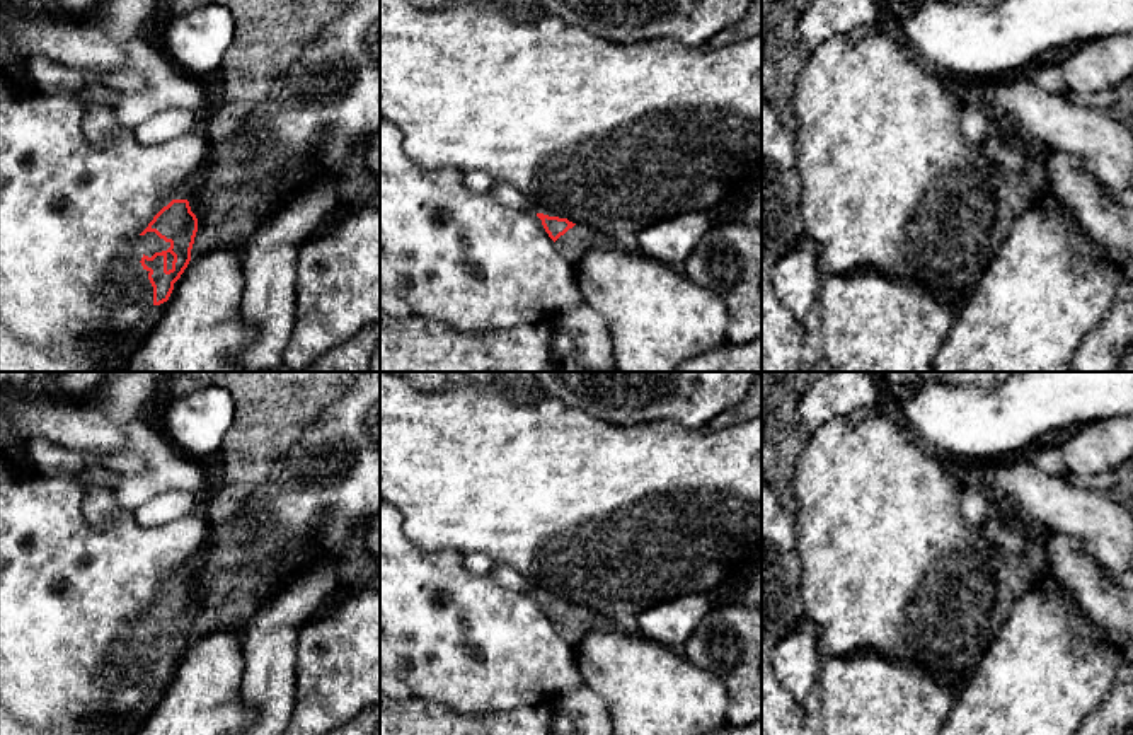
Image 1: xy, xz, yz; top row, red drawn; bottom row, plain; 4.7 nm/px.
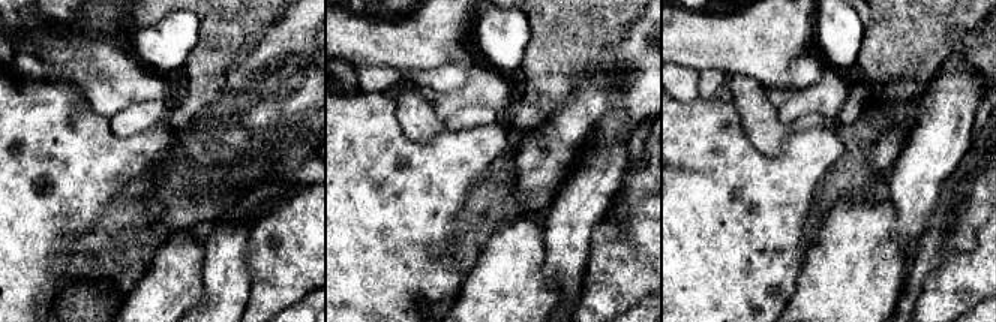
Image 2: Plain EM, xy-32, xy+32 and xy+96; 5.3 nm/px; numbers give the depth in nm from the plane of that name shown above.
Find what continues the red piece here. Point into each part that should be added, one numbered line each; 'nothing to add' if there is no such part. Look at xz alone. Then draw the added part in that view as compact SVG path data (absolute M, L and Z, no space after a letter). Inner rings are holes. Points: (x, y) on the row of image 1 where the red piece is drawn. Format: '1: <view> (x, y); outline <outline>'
1: xz (575, 243); outline M579 223L569 229L555 240L557 251L572 264L588 251L618 251L634 252L639 251L634 242L622 242L618 239L605 237L601 234L591 234L583 230Z

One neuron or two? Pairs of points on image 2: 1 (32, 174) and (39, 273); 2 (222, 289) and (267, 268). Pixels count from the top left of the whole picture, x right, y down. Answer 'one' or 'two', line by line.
1: one
2: two

